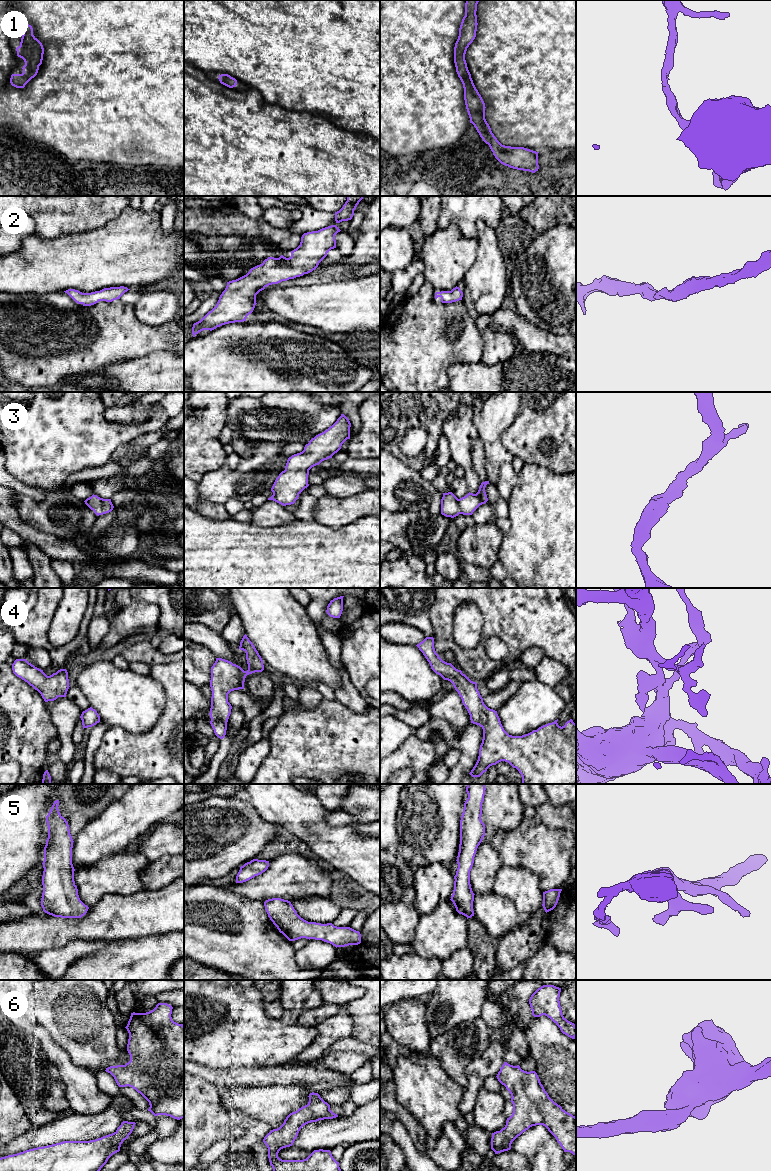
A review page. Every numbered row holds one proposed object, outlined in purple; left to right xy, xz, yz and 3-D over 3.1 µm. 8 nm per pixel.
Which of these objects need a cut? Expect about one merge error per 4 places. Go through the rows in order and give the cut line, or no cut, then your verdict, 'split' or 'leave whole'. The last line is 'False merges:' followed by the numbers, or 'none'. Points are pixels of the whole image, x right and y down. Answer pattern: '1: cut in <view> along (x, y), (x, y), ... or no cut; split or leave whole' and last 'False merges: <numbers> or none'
1: no cut; leave whole
2: no cut; leave whole
3: no cut; leave whole
4: no cut; leave whole
5: no cut; leave whole
6: no cut; leave whole
False merges: none

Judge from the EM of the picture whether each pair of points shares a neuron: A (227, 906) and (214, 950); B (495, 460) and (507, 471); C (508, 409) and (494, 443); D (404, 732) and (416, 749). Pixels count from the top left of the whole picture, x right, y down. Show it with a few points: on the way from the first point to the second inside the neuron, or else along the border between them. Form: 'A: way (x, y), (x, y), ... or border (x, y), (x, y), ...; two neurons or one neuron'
A: way (223, 917), (217, 927), (215, 939); one neuron
B: border (509, 461), (501, 465), (495, 485); two neurons
C: way (500, 417), (494, 423), (494, 435); one neuron
D: border (411, 734), (391, 753); two neurons

